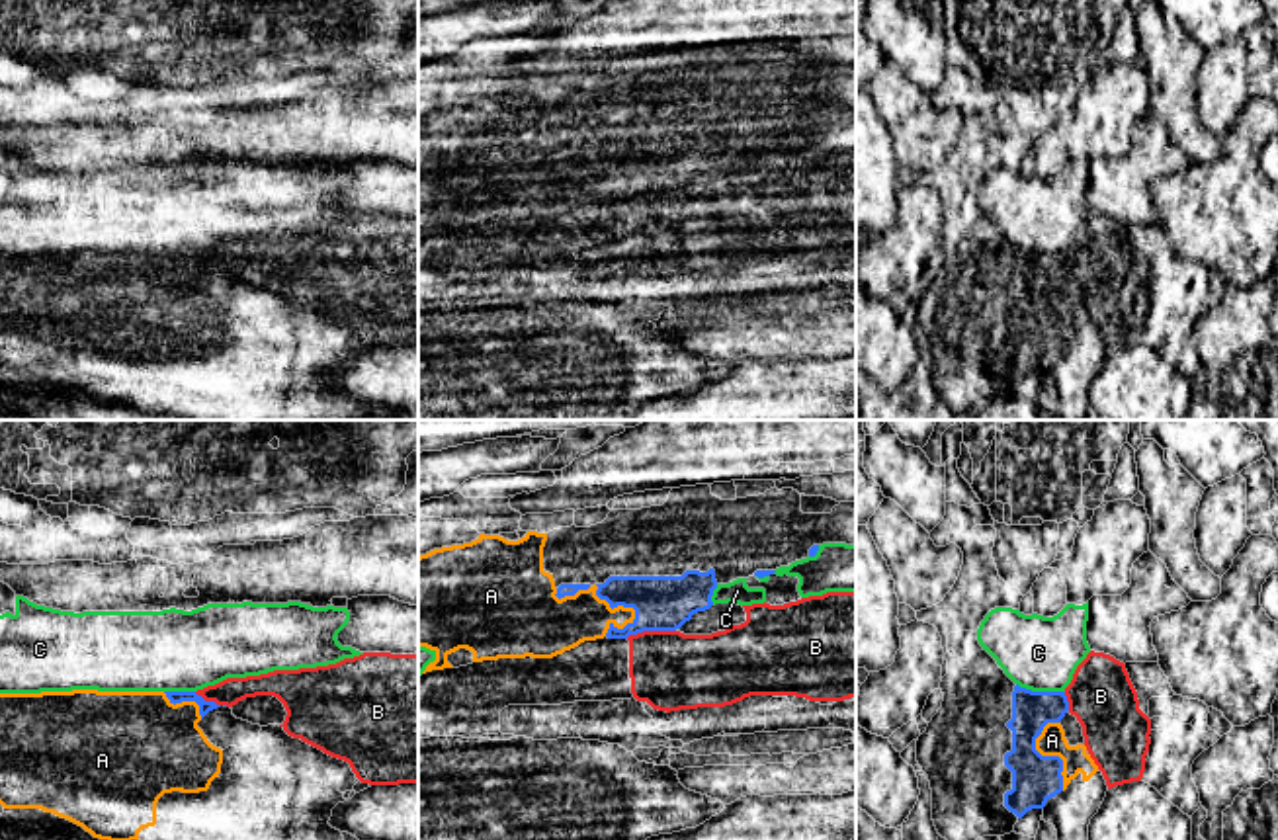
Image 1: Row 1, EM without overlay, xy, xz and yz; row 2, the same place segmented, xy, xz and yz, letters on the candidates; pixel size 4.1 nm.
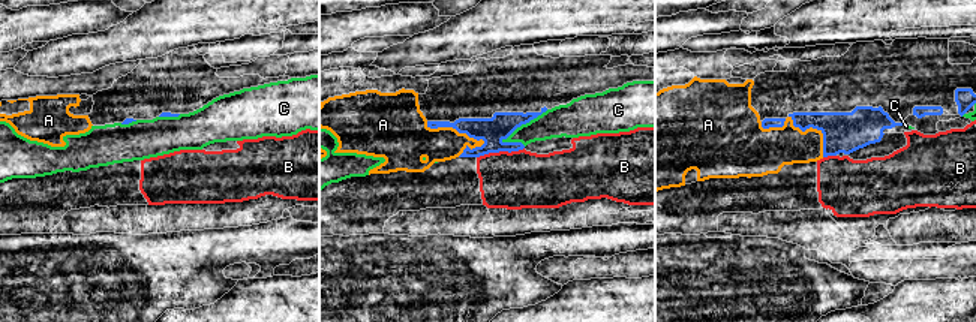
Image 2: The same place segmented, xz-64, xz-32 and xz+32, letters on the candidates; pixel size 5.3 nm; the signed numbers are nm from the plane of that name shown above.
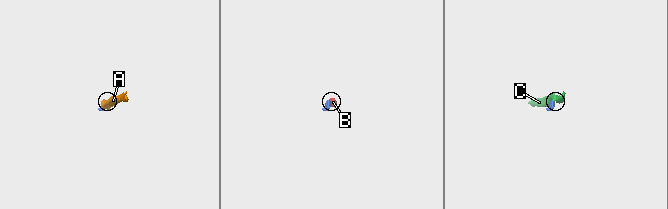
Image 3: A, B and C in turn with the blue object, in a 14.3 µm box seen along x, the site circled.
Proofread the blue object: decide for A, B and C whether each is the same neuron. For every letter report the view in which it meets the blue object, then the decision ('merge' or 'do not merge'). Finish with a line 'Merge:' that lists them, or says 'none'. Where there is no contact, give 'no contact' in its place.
A: xz | merge
B: xz | do not merge
C: yz | do not merge
Merge: A

